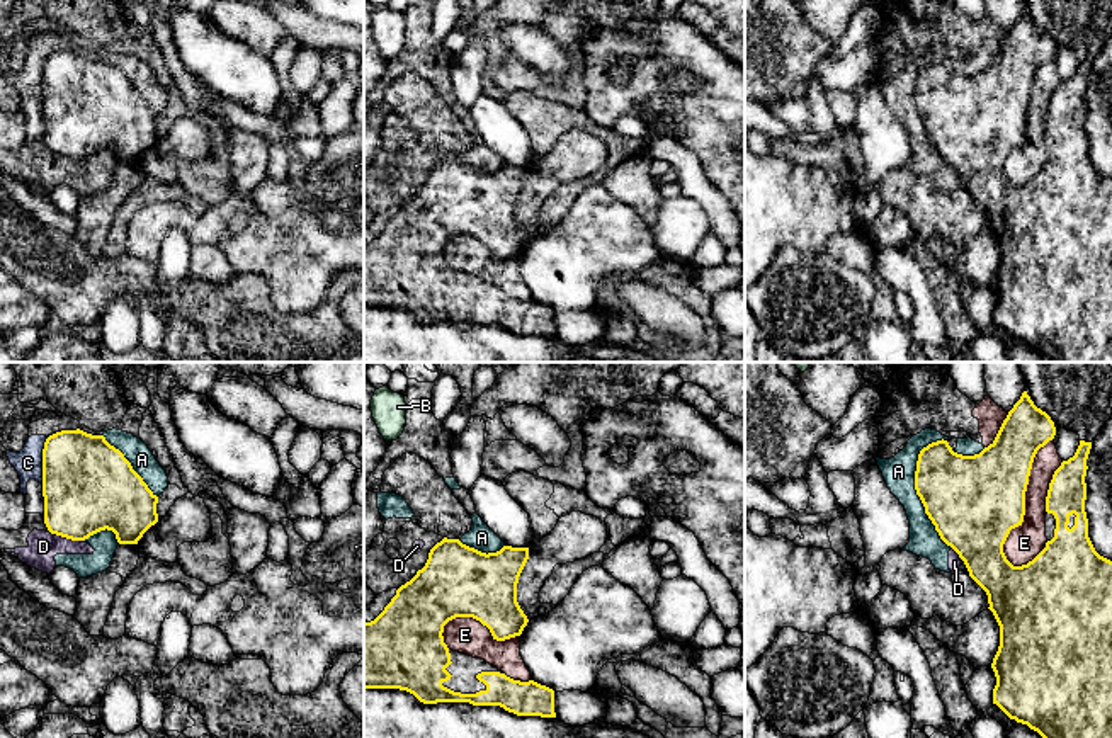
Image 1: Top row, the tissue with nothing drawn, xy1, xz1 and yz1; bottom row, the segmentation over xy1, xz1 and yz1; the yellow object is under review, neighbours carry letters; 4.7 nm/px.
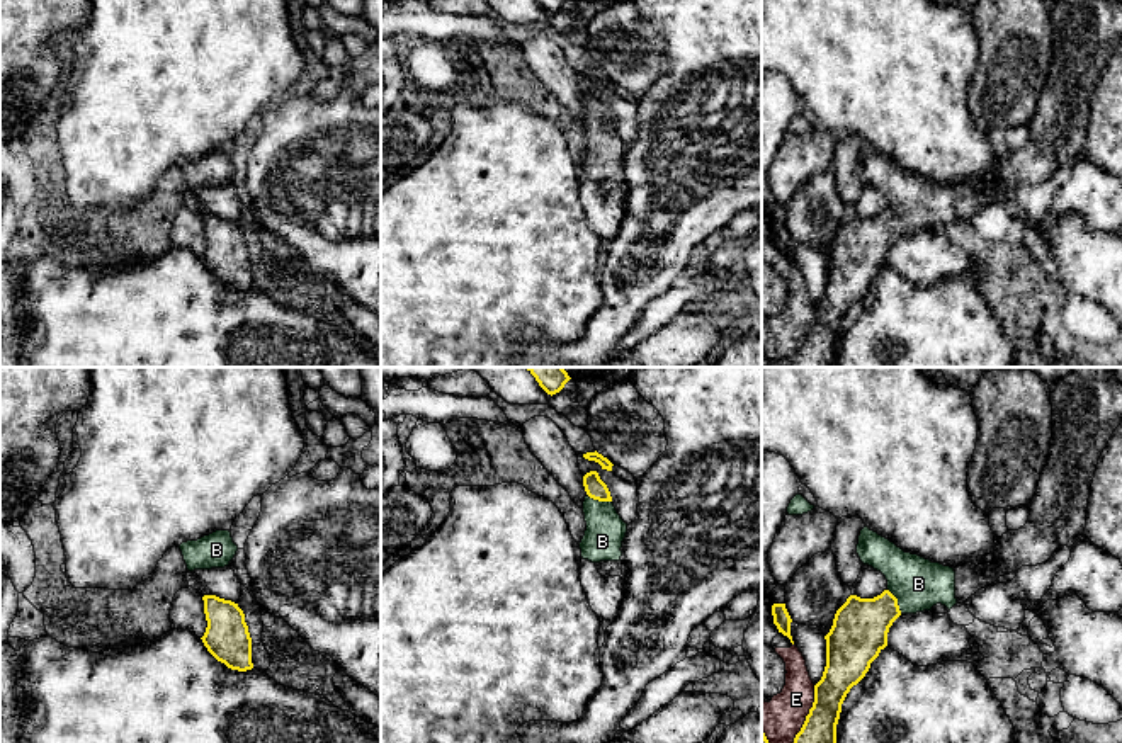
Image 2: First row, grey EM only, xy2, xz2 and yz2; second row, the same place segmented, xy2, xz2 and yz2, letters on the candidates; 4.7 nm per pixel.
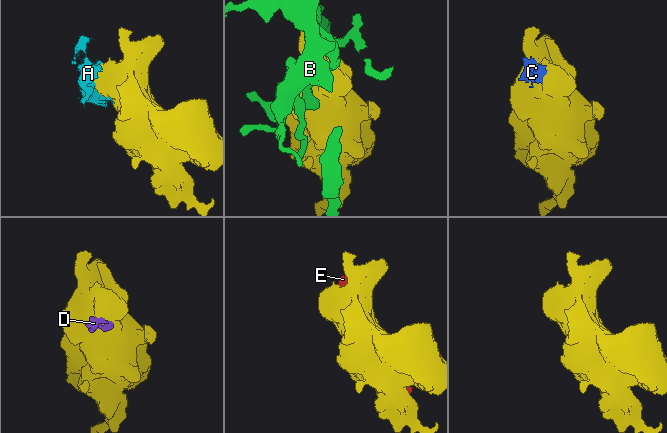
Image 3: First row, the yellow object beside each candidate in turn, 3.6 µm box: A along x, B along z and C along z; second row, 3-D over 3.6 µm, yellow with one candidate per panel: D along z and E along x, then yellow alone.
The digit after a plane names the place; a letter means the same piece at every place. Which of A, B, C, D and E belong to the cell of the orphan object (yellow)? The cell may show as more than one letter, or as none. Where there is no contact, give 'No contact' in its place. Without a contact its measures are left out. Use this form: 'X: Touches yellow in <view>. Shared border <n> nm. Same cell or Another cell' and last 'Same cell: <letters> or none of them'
A: Touches yellow in yz1. Shared border 500 nm. Another cell
B: Touches yellow in xz2. Shared border 130 nm. Same cell
C: Touches yellow in xy1. Shared border 220 nm. Another cell
D: Touches yellow in xy1. Shared border 180 nm. Another cell
E: Touches yellow in yz1. Shared border 650 nm. Another cell
Same cell: B

